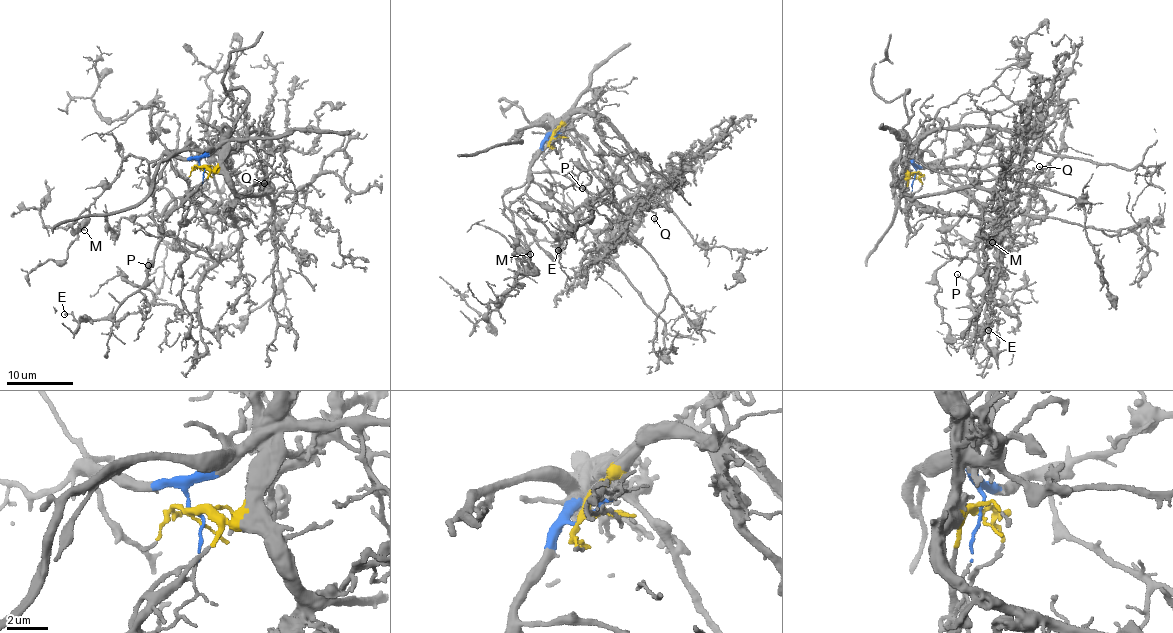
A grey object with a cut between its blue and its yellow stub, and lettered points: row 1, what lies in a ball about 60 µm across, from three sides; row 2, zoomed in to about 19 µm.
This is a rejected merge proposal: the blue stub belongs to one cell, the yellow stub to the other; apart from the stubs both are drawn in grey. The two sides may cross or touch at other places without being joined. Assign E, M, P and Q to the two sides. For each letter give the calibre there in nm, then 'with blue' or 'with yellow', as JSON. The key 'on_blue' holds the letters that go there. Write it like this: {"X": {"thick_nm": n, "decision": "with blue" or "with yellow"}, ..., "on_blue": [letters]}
{"E": {"thick_nm": 140, "decision": "with blue"}, "M": {"thick_nm": 130, "decision": "with blue"}, "P": {"thick_nm": 130, "decision": "with blue"}, "Q": {"thick_nm": 140, "decision": "with yellow"}, "on_blue": ["E", "M", "P"]}

